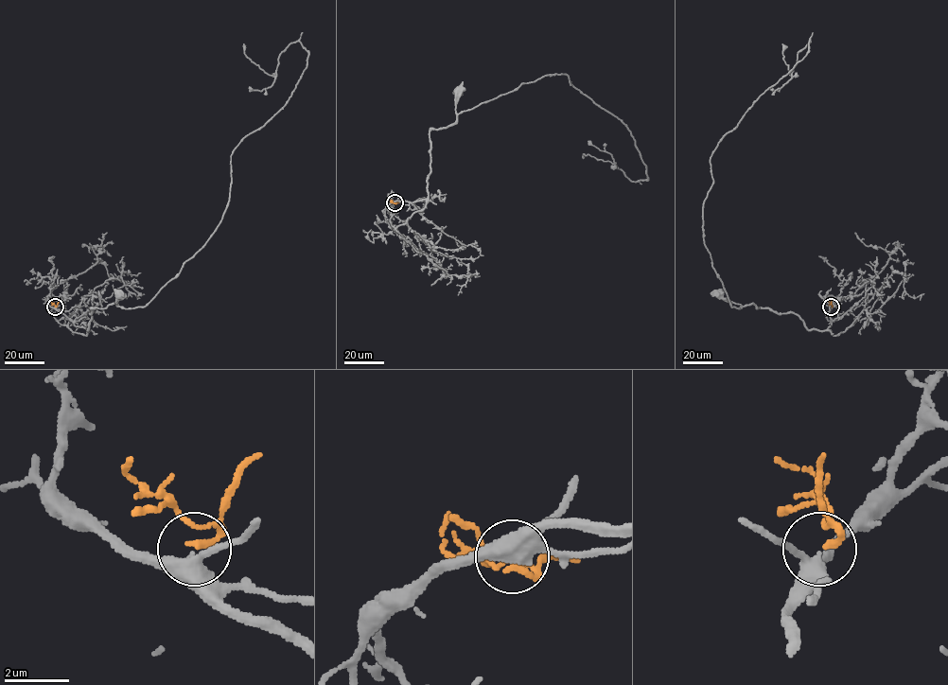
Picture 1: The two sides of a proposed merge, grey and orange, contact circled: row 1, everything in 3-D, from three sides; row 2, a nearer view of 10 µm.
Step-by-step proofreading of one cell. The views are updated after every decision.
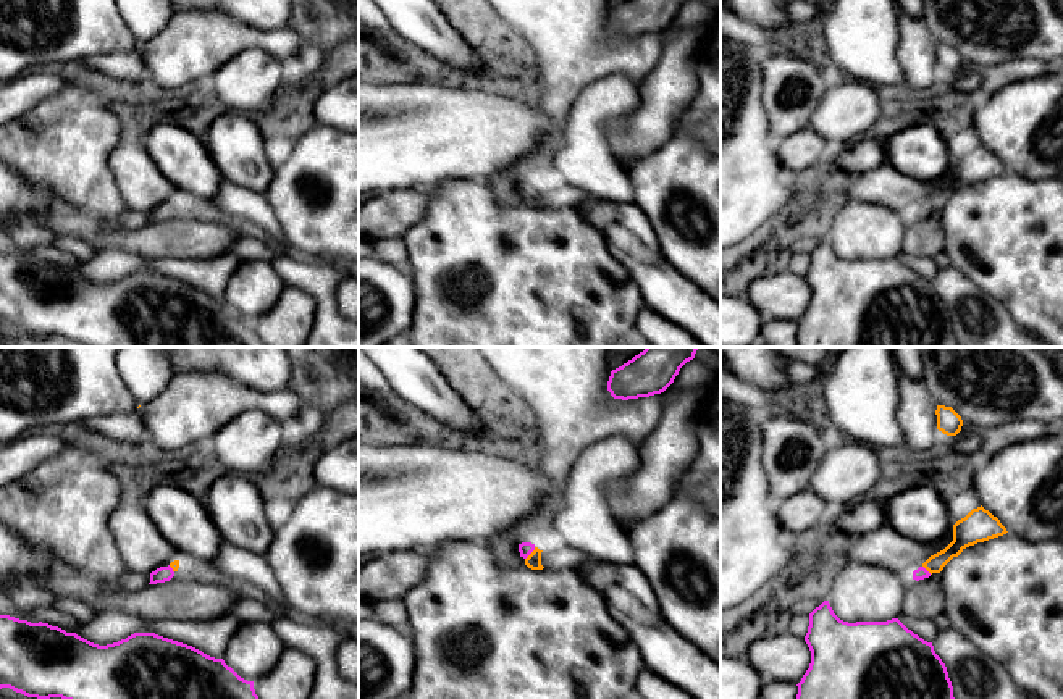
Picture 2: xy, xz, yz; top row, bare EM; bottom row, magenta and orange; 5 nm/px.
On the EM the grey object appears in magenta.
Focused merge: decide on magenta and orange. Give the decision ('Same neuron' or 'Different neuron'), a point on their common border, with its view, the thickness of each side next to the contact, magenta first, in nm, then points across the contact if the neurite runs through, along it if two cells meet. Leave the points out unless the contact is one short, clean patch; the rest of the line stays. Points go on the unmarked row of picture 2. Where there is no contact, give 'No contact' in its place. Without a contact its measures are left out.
Same neuron. Touches magenta at xz (530, 191). Thickness 70 nm (magenta) against 80 nm. Path across: xz (525, 188), (530, 191), (533, 199)

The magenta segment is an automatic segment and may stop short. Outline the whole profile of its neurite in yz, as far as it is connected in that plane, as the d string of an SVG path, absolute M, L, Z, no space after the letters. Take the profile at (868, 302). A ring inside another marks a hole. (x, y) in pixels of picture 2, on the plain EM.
M824 239L809 252L805 279L811 302L796 323L795 347L958 347L947 305L932 281L898 257L848 262Z

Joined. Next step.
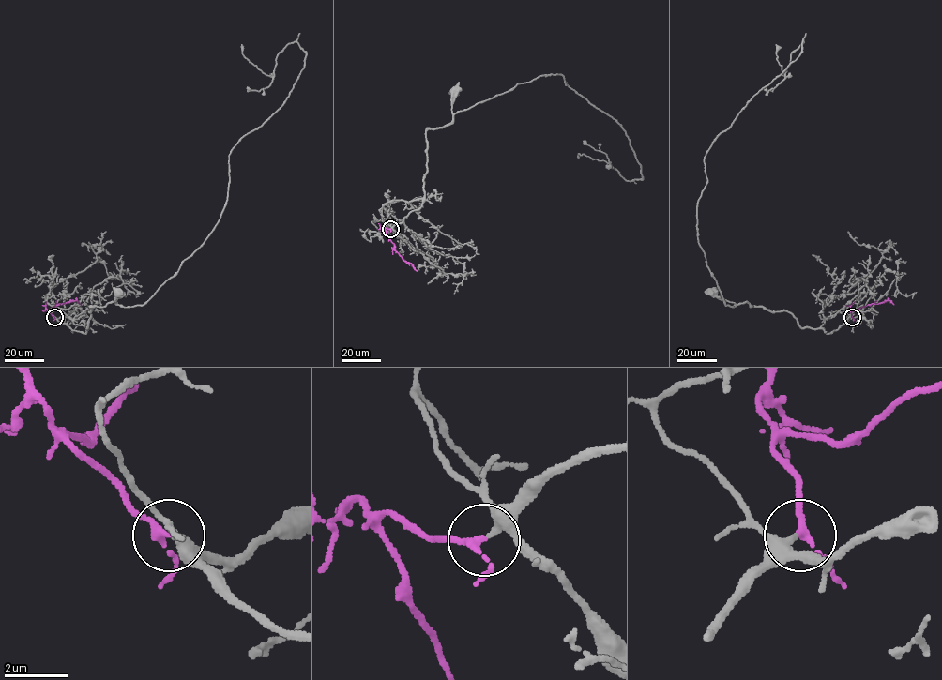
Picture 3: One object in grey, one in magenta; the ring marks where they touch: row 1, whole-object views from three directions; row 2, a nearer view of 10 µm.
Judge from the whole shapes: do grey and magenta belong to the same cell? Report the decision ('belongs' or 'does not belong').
belongs

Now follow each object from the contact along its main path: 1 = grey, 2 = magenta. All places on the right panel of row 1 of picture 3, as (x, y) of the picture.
1: (851, 317), (827, 333), (801, 327), (787, 311), (736, 304), (713, 291)
2: (851, 317), (850, 311), (867, 305), (888, 300), (893, 304)

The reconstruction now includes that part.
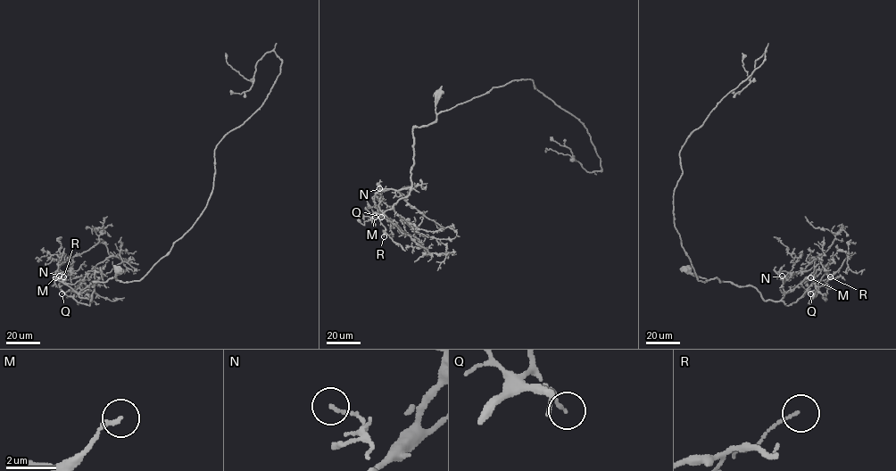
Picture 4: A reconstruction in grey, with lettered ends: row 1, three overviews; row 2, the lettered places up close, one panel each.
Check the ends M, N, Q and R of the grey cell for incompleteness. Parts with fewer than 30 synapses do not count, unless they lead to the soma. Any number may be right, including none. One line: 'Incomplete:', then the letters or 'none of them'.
Incomplete: M

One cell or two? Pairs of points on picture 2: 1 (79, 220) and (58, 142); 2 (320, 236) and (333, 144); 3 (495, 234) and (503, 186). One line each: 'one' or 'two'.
1: two
2: one
3: two

